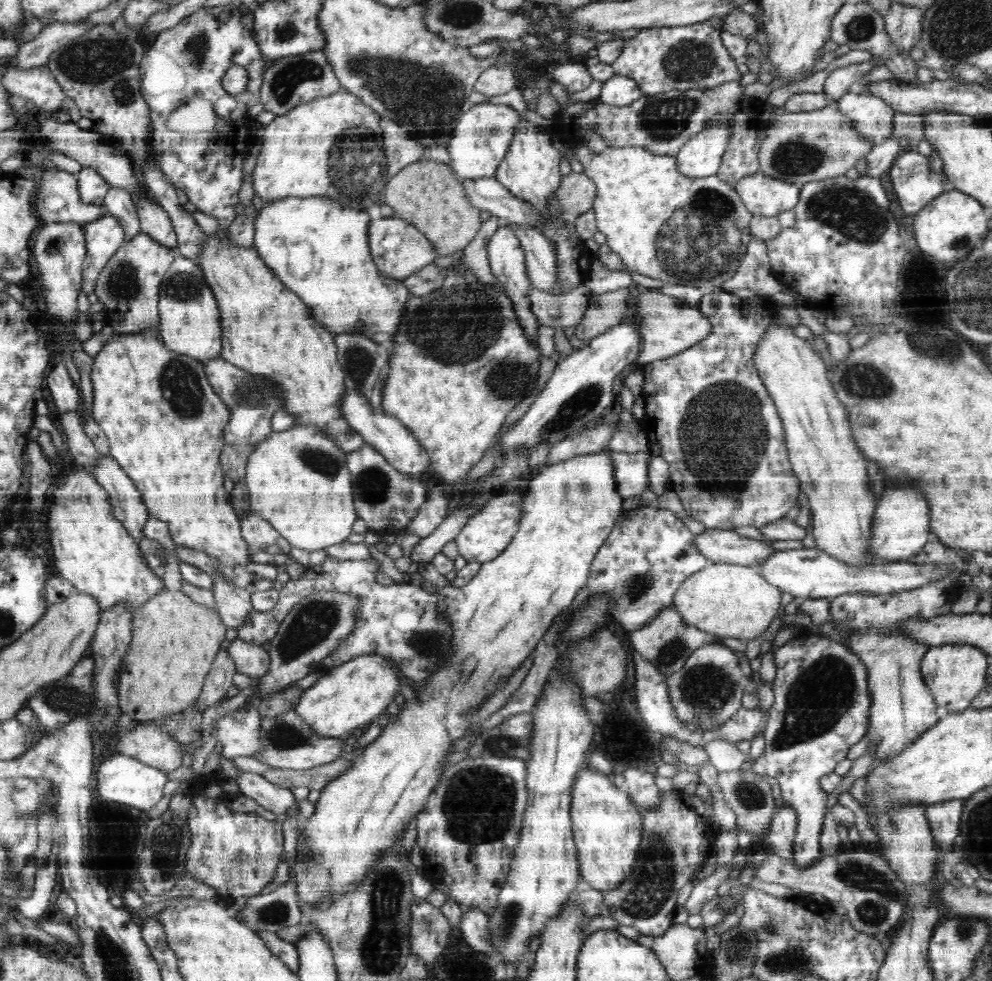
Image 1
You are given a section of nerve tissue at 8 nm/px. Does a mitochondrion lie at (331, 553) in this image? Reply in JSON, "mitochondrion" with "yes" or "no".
{"mitochondrion":"no"}

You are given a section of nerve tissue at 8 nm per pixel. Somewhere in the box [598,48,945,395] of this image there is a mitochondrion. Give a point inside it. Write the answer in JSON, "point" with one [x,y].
{"point":[704,230]}

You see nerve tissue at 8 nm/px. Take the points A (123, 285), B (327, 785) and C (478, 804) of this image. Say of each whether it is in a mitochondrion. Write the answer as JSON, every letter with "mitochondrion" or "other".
{"A":"mitochondrion","B":"other","C":"mitochondrion"}

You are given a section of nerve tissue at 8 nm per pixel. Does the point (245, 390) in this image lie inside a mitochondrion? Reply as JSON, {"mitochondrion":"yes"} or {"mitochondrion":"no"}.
{"mitochondrion":"yes"}

